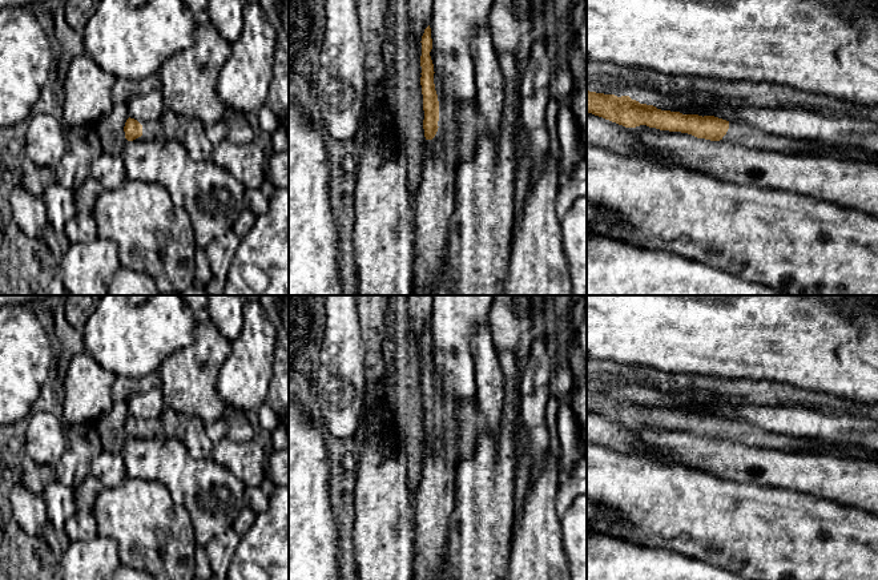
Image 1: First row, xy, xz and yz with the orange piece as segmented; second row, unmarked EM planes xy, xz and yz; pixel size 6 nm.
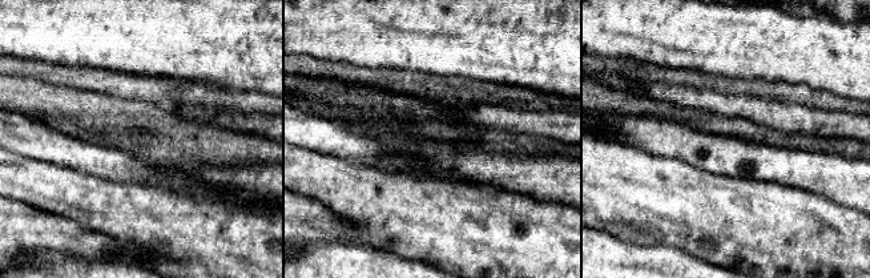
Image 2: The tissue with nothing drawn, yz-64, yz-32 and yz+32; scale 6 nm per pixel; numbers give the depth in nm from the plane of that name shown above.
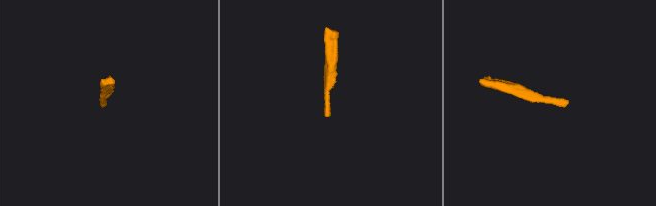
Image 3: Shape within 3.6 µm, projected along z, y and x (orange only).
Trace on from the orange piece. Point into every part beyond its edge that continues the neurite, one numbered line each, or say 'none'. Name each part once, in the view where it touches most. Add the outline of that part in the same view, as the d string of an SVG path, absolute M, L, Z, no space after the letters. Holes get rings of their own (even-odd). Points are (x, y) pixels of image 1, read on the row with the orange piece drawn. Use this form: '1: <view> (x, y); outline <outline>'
1: yz (741, 133); outline M729 122L729 129L722 140L764 152L800 153L802 156L817 154L818 157L835 157L857 162L870 160L870 153L863 148L839 146L834 153L830 153L815 141L790 140L788 137L768 134L746 122Z

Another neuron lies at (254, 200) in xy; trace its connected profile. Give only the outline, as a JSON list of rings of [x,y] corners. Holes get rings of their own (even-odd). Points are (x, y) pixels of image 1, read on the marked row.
[[[246,189],[243,200],[245,206],[255,216],[263,214],[269,209],[269,198],[259,189]]]

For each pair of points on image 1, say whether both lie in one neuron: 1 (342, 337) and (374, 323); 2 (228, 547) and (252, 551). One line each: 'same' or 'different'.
1: different
2: different

